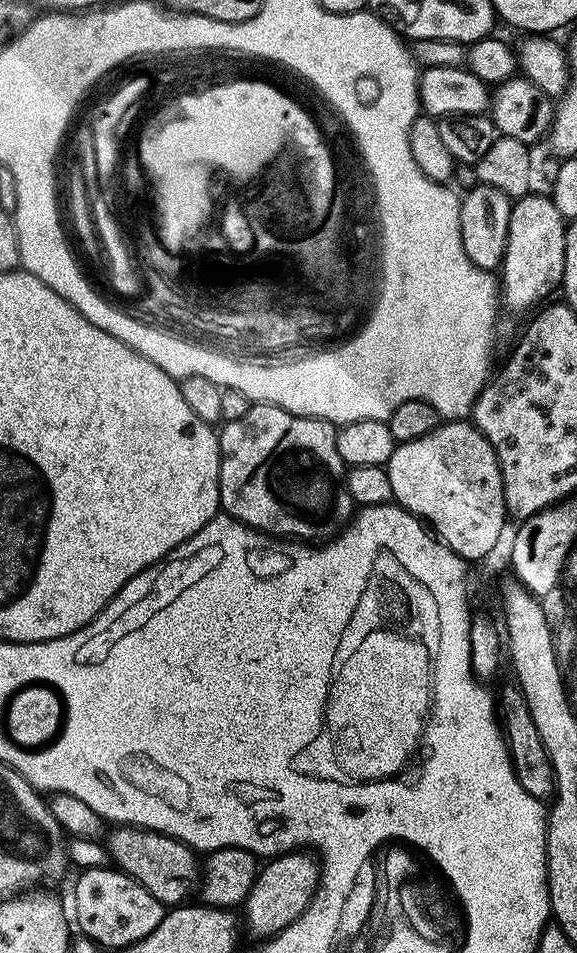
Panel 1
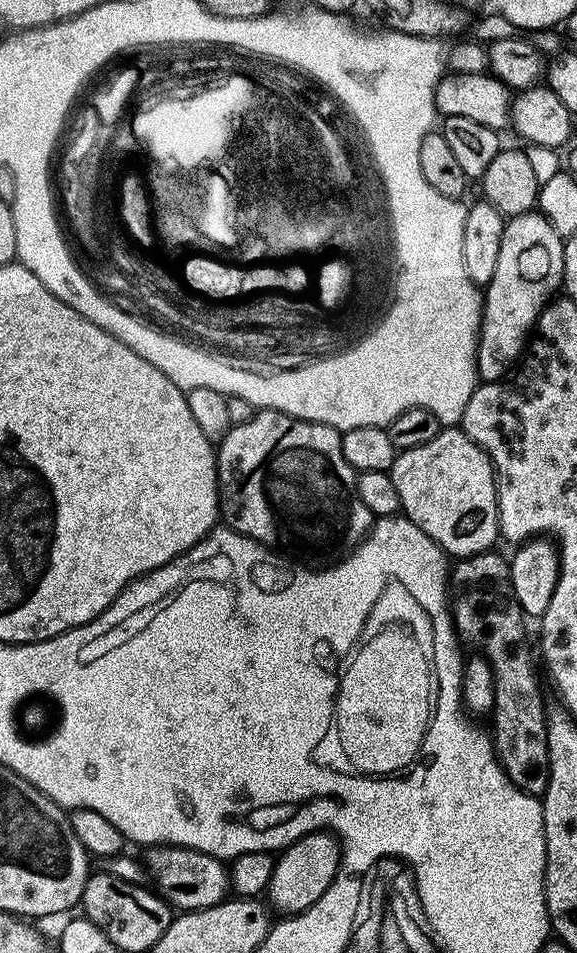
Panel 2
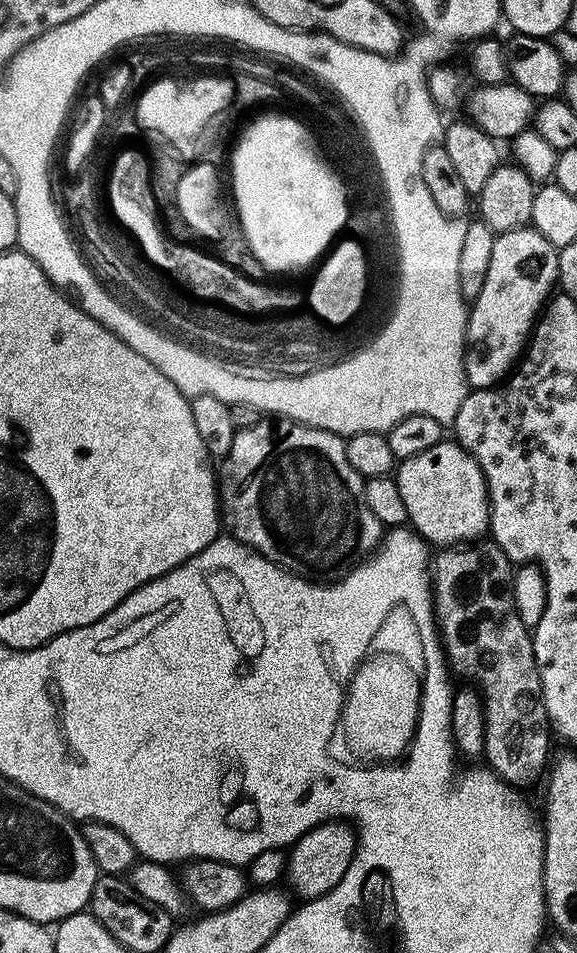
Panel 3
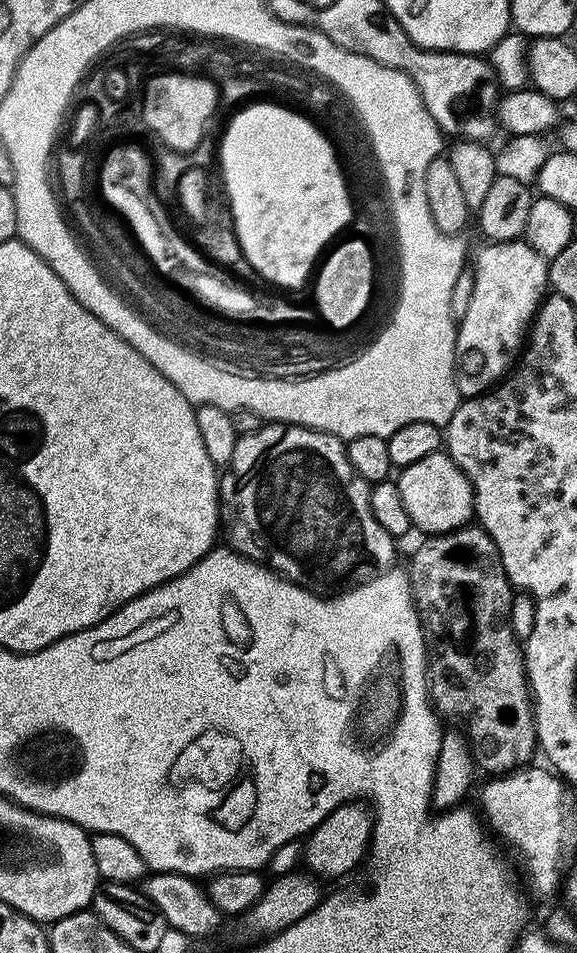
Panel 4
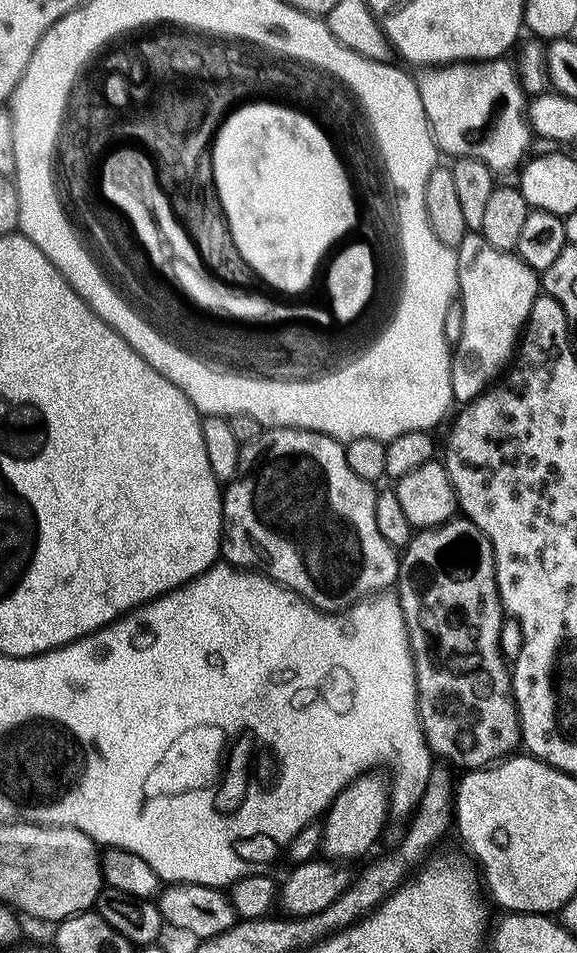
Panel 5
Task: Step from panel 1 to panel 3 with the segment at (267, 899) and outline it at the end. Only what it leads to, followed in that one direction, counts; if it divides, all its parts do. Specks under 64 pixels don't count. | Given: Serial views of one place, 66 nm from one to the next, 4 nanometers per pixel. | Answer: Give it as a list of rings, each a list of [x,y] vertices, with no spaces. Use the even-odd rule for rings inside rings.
[[[344,822],[317,824],[291,845],[289,852],[292,853],[286,856],[287,887],[293,893],[296,891],[301,901],[317,900],[322,894],[334,890],[338,882],[342,882],[342,874],[346,874],[356,853],[356,833]]]

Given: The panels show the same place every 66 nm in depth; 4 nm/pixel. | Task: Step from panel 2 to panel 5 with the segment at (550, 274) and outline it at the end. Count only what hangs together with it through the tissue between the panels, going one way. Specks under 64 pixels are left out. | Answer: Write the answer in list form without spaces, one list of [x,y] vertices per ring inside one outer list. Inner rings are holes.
[[[472,230],[462,238],[456,252],[456,286],[458,299],[462,302],[462,338],[455,345],[452,356],[452,394],[457,401],[467,402],[485,391],[509,367],[518,348],[518,337],[528,323],[530,306],[534,306],[542,284],[538,273],[521,260],[515,251],[498,250],[490,246],[479,231]]]

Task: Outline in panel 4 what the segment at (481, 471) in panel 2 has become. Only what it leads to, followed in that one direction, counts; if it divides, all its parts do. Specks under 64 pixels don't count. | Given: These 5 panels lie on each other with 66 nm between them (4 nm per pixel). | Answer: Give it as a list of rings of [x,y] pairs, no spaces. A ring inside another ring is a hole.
[[[441,450],[414,462],[414,466],[399,469],[394,482],[398,486],[398,494],[402,496],[402,506],[406,506],[406,514],[412,519],[413,529],[421,528],[424,534],[454,532],[463,528],[473,519],[472,483],[464,476],[464,471]]]

